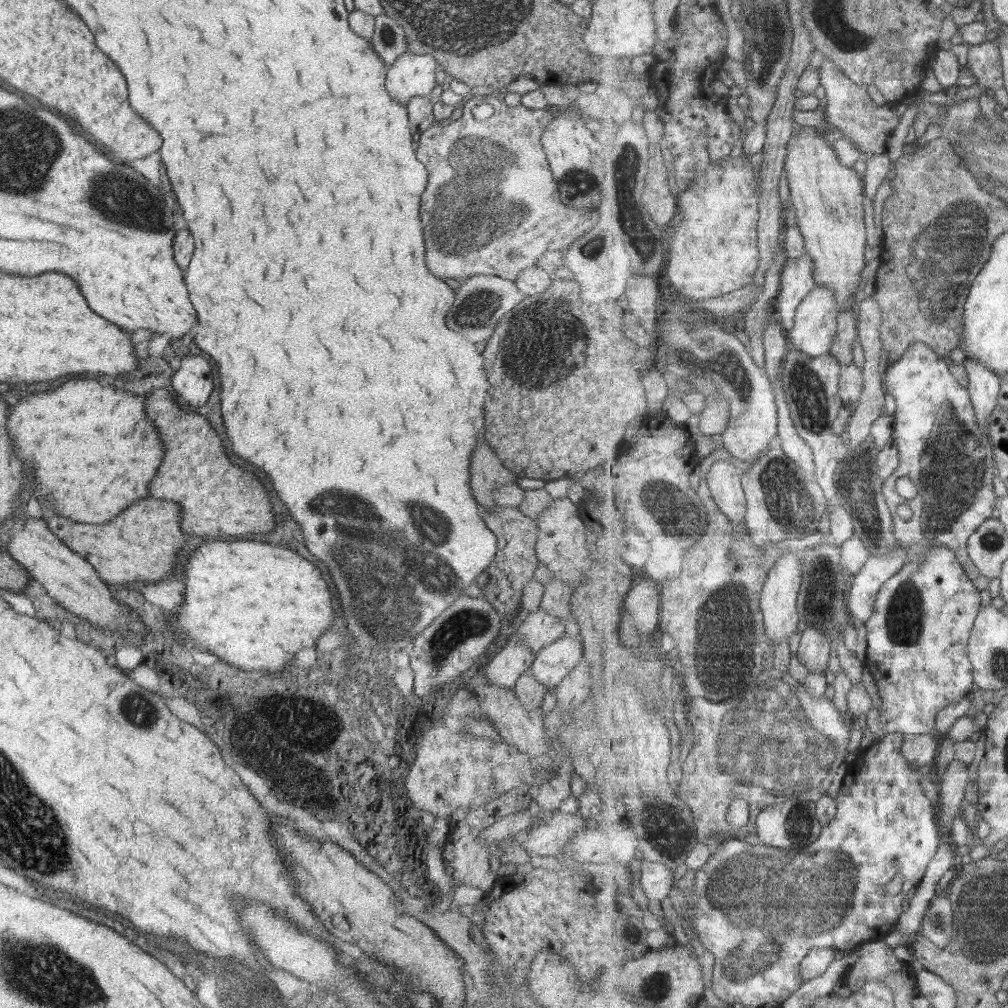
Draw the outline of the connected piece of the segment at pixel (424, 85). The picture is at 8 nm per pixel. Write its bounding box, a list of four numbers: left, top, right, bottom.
[385,53,439,106]

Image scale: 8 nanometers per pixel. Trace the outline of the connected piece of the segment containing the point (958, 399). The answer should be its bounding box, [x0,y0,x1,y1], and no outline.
[884,343,1000,590]

